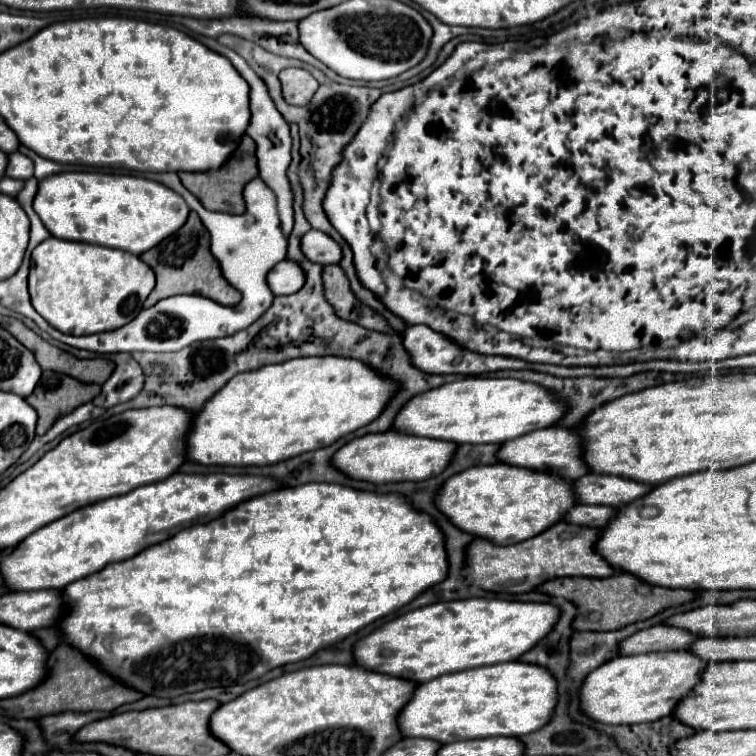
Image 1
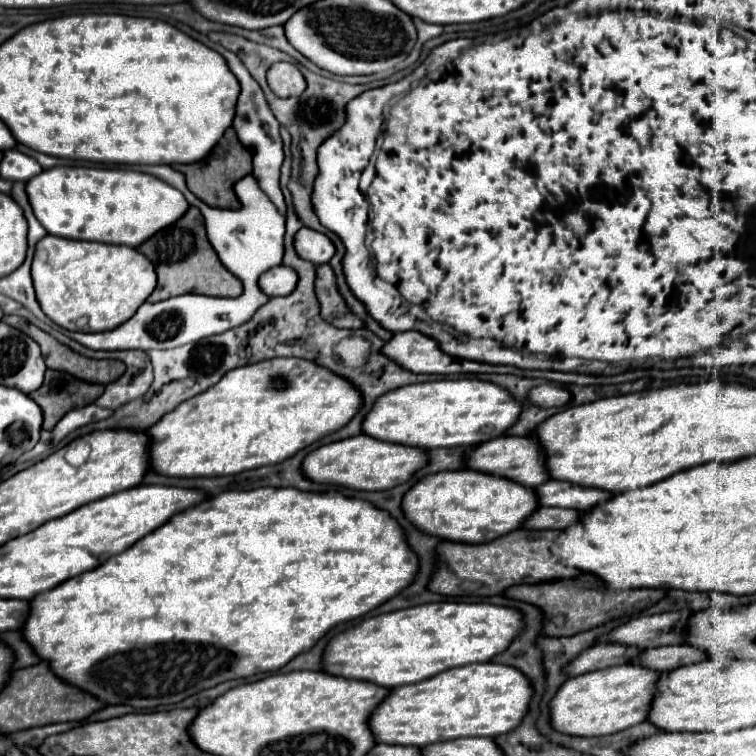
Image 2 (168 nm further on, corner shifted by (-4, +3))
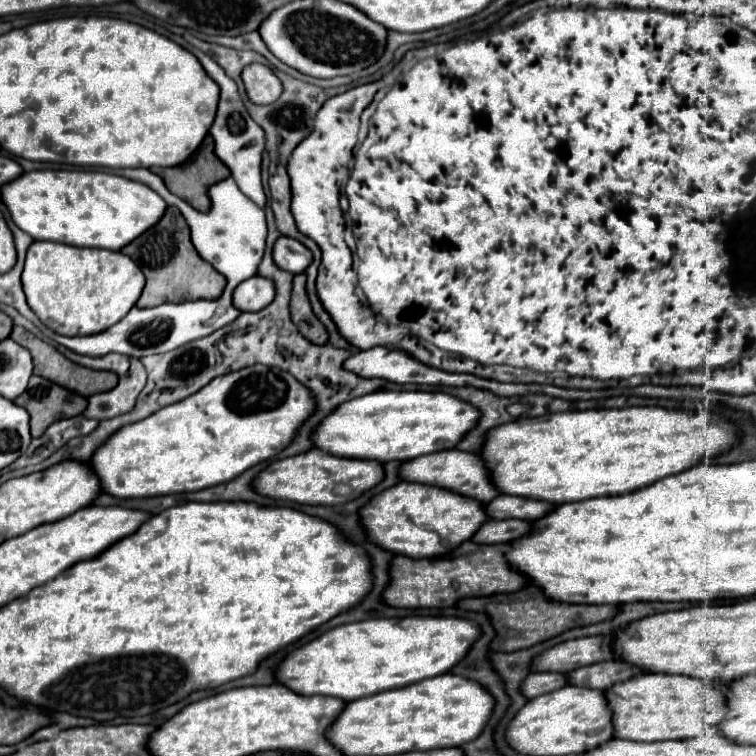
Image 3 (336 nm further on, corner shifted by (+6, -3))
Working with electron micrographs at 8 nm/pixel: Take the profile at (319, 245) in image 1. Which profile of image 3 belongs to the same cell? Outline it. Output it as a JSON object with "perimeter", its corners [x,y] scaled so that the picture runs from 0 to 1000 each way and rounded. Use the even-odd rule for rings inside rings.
{"perimeter":[[[372,312],[361,328],[361,344],[372,357],[380,357],[385,362],[398,362],[414,347],[414,336],[393,317]]]}

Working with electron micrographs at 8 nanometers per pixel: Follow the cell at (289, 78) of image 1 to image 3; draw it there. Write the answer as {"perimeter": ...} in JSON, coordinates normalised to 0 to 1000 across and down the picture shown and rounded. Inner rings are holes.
{"perimeter":[[[329,85],[319,98],[327,124],[337,138],[361,138],[374,122],[372,106],[351,85]]]}

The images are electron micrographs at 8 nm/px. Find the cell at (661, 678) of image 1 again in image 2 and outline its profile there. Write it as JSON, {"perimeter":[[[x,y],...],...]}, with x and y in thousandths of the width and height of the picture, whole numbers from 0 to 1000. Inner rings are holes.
{"perimeter":[[[821,878],[750,897],[750,902],[742,905],[737,918],[726,929],[729,960],[742,971],[771,976],[803,974],[835,963],[856,950],[872,894],[874,889],[869,886],[856,886],[840,878]]]}

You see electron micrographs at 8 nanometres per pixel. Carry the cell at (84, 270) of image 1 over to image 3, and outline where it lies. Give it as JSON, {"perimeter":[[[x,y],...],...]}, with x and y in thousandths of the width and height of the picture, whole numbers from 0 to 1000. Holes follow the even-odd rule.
{"perimeter":[[[44,320],[36,331],[33,357],[30,357],[30,384],[41,410],[49,421],[67,437],[83,444],[115,444],[131,442],[134,437],[155,429],[179,405],[192,378],[192,365],[187,354],[171,344],[163,333],[131,331],[131,328],[102,328],[78,320]]]}

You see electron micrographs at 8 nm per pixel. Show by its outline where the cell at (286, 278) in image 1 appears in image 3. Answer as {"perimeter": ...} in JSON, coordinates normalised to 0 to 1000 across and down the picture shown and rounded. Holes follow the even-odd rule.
{"perimeter":[[[335,365],[311,381],[308,402],[319,413],[340,413],[356,405],[356,399],[361,399],[361,392],[364,392],[361,370],[348,365]]]}

